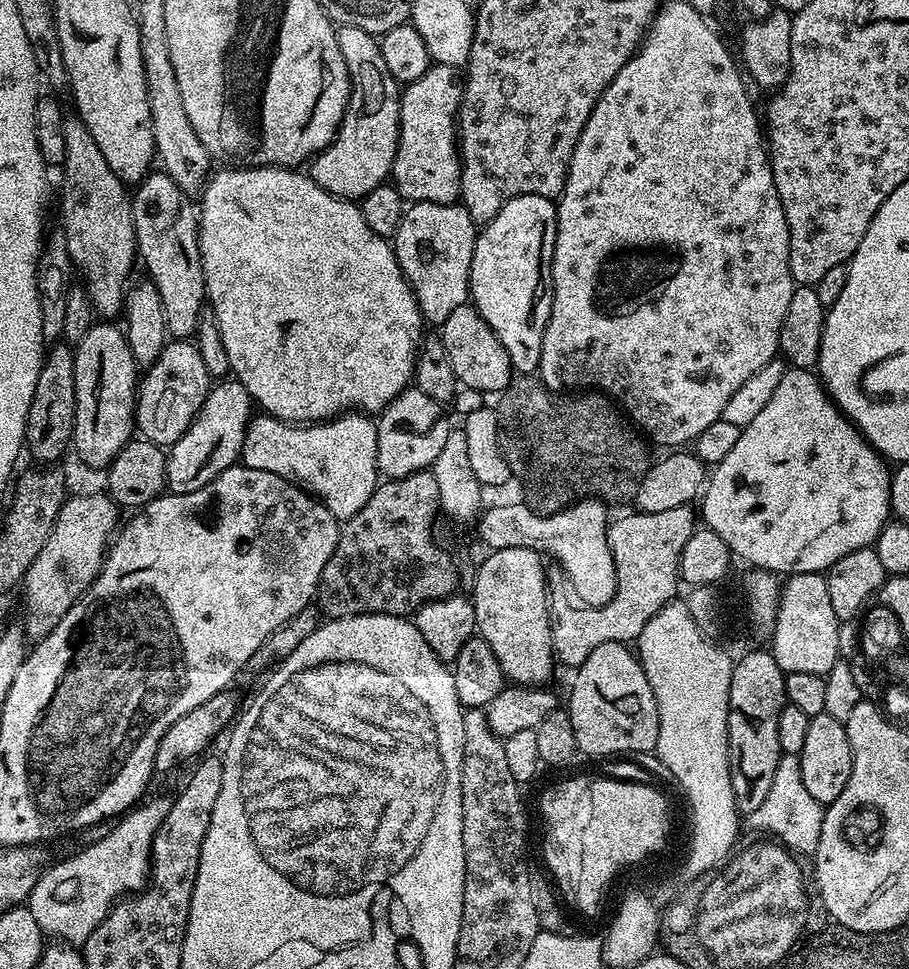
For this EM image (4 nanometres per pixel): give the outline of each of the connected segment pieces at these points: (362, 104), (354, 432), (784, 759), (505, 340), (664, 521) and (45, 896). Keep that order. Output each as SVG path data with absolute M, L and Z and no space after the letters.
M346 24L337 31L336 37L338 50L342 50L342 58L352 76L352 93L336 137L330 146L312 157L310 175L315 184L332 196L359 202L374 190L374 186L389 179L400 137L402 88L390 70L386 70L379 39L373 33Z
M355 410L333 416L331 420L297 425L280 420L277 416L253 415L248 422L242 453L242 462L246 467L266 470L270 474L278 474L291 480L293 484L315 496L326 506L326 510L330 510L330 514L334 514L334 518L341 522L354 518L354 514L358 514L358 510L362 510L362 506L370 502L370 494L374 494L378 483L377 458L376 420L371 415Z
M781 755L778 762L778 770L774 770L774 782L766 793L762 806L758 810L747 813L746 820L752 823L756 832L769 832L769 837L775 838L785 848L793 853L815 853L818 846L818 838L822 832L822 818L824 817L825 805L819 804L806 791L802 783L802 766L799 756Z
M522 194L521 196L515 196L507 200L502 206L502 210L498 210L498 214L494 214L492 221L479 229L476 237L474 258L470 262L470 278L468 279L470 303L475 308L476 313L486 322L486 326L490 326L490 330L494 330L494 334L498 334L498 342L502 342L502 346L506 346L506 354L510 354L510 362L513 369L520 374L535 373L540 366L542 338L546 334L546 322L550 318L550 310L552 309L552 259L554 258L555 245L556 204L549 197L539 196L538 194Z
M691 507L667 508L661 512L633 511L633 516L624 516L621 520L613 519L608 525L608 545L614 558L614 570L616 571L616 589L614 598L606 602L601 608L589 608L579 602L574 602L572 584L566 578L566 574L559 566L552 566L546 572L546 584L550 589L550 633L552 632L552 648L556 651L555 659L565 664L569 670L580 667L582 662L598 646L606 642L618 642L628 644L635 641L642 634L642 626L662 610L662 606L671 604L677 595L676 584L681 583L680 555L682 546L690 538L690 534L697 527L698 516L692 513Z
M164 796L149 804L141 803L119 817L117 824L120 825L109 830L106 838L97 844L81 847L81 852L65 860L57 859L41 872L26 907L30 914L34 914L34 922L38 922L45 937L55 938L69 946L83 946L86 938L90 938L108 916L113 904L125 893L139 893L149 883L154 834L158 826L162 826L166 814L170 814L171 805L172 800Z

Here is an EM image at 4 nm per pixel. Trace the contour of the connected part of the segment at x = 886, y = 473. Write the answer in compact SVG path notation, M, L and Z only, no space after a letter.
M794 367L785 370L782 374L782 382L778 382L774 395L770 397L770 402L766 402L766 407L757 414L754 422L750 422L746 427L739 429L737 436L740 437L729 446L728 453L720 460L720 465L716 469L714 467L711 469L702 493L702 501L704 500L703 523L710 530L714 530L714 534L718 534L718 538L722 538L722 542L726 542L726 546L737 561L745 560L748 563L746 565L753 569L775 574L791 574L793 572L824 574L827 573L830 566L834 566L834 562L838 562L838 558L846 558L846 554L854 554L854 550L871 548L875 545L878 534L890 519L892 510L890 482L892 481L893 469L890 467L889 461L871 448L867 438L846 419L840 407L828 395L827 388L824 387L815 371Z

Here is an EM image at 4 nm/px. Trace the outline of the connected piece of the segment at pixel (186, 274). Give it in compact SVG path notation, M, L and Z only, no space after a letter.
M153 170L139 181L137 192L131 193L134 234L139 259L144 260L147 279L152 281L158 290L158 298L162 298L162 310L166 318L169 337L187 340L195 337L196 327L200 324L200 313L206 308L204 290L204 271L202 270L202 254L200 253L200 225L198 212L186 193L163 170Z

